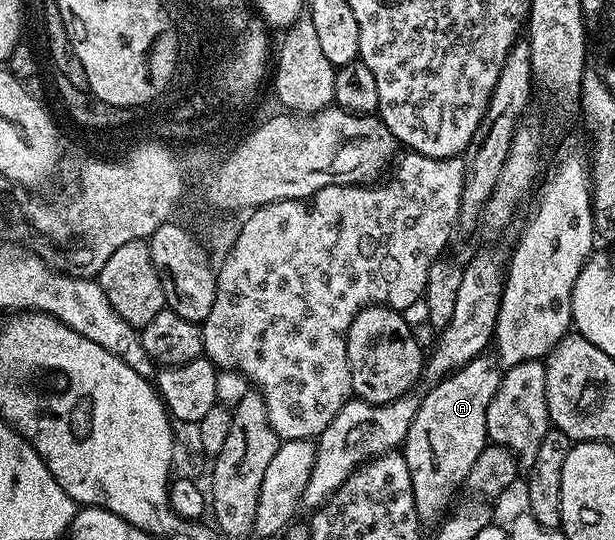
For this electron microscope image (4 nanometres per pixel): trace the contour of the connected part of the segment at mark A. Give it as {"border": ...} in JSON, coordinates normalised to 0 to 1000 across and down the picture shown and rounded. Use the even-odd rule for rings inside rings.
{"border":[[[785,654],[686,731],[686,746],[663,794],[652,839],[663,854],[670,920],[676,920],[676,950],[688,970],[711,970],[727,952],[732,922],[738,917],[737,902],[756,893],[767,861],[774,861],[774,846],[780,846],[793,824],[793,750],[816,696],[808,663]]]}

